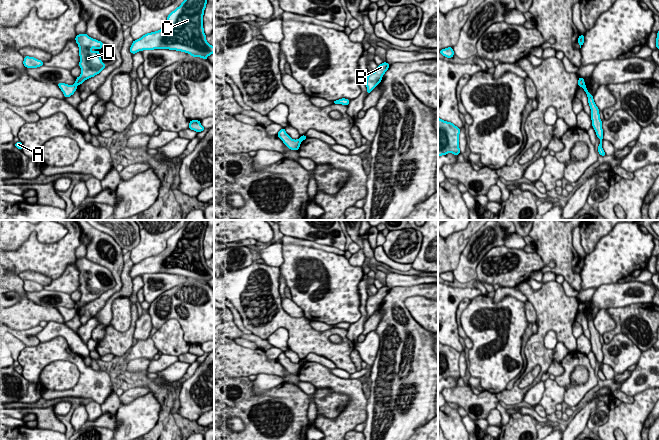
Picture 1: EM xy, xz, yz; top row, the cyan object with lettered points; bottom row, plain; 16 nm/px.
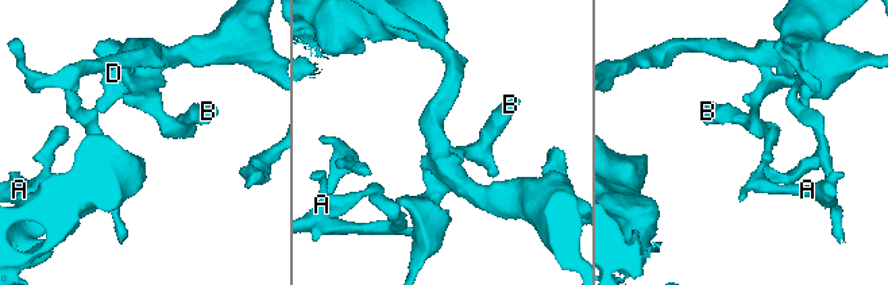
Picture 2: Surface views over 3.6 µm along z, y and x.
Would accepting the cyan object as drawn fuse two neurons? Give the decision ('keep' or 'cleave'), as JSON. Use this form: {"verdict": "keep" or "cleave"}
{"verdict": "cleave"}

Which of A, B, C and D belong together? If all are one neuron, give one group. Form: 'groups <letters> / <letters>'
groups A / B C D

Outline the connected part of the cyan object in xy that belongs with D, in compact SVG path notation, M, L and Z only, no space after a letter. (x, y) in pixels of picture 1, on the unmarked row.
M86 257L76 259L76 267L79 271L81 298L76 302L75 309L78 310L95 299L99 298L106 290L99 279L103 266L89 261Z

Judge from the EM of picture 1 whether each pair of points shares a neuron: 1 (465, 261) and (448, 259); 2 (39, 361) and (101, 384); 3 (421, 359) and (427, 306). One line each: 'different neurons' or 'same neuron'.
1: different neurons
2: same neuron
3: different neurons

